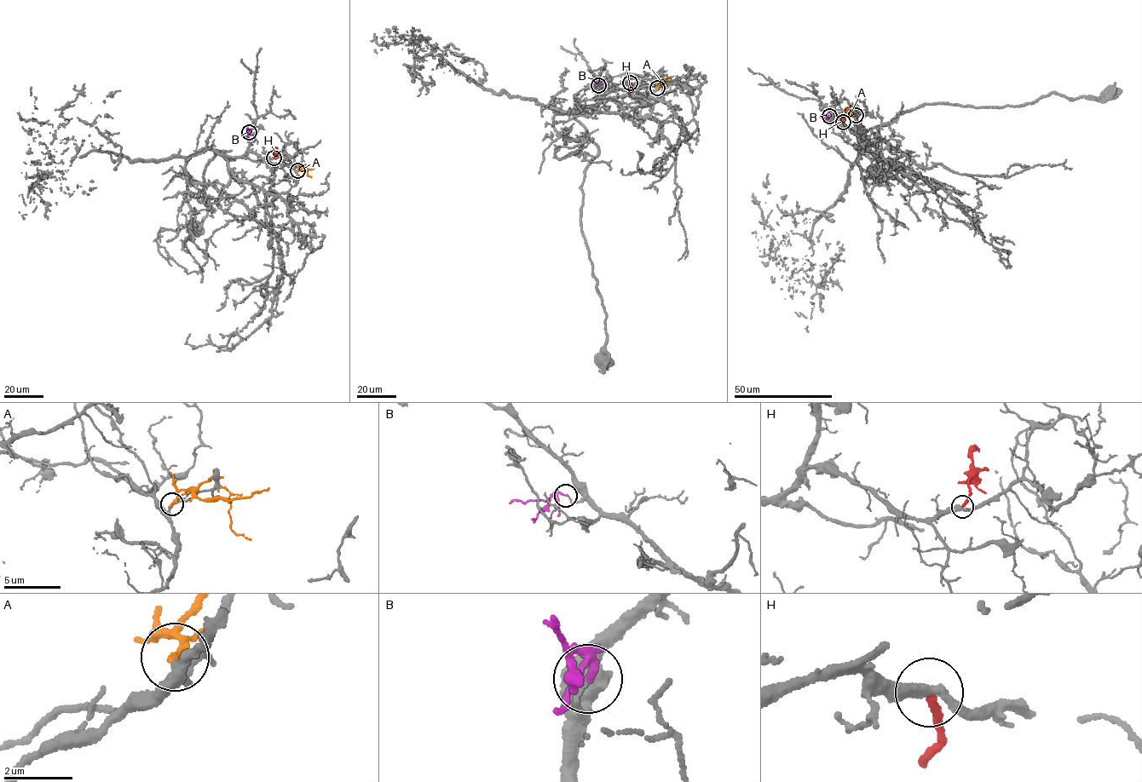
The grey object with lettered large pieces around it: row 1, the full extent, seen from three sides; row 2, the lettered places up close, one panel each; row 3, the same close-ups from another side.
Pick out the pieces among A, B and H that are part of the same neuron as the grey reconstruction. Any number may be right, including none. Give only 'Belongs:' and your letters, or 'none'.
Belongs: none

